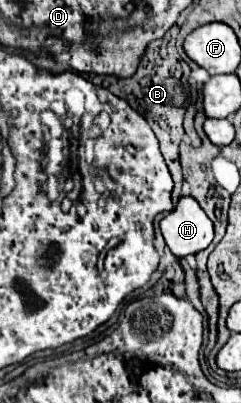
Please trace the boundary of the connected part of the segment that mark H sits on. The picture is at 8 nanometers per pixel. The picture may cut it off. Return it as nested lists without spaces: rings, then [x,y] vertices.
[[[181,197],[177,207],[159,221],[161,235],[175,257],[195,255],[213,241],[213,223],[193,197]]]

